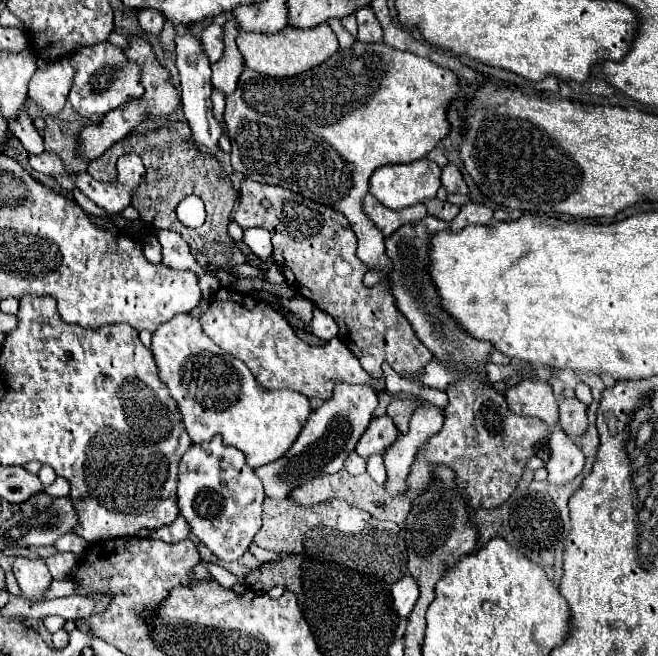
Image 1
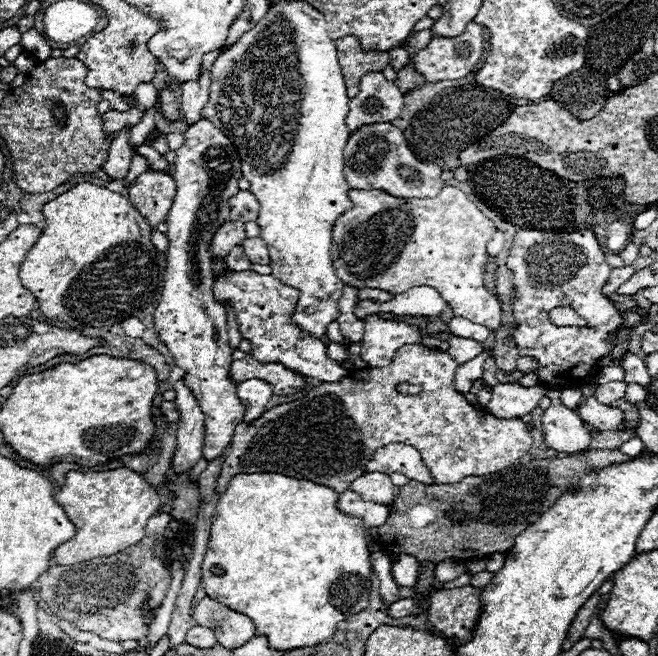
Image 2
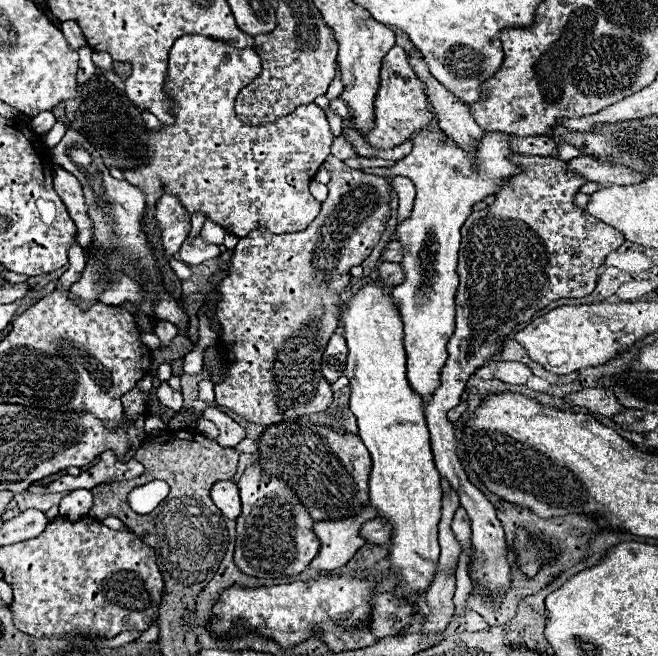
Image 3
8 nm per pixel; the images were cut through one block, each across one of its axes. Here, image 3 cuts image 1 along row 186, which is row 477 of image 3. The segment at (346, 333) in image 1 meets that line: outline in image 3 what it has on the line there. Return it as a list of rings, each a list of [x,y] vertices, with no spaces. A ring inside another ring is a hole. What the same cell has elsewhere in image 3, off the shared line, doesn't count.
[[[258,462],[250,464],[242,478],[238,480],[240,498],[242,498],[242,514],[236,520],[236,550],[234,562],[236,566],[256,578],[282,578],[296,576],[304,572],[316,552],[320,550],[320,540],[314,534],[312,516],[296,498],[288,482],[280,476],[266,474]]]

